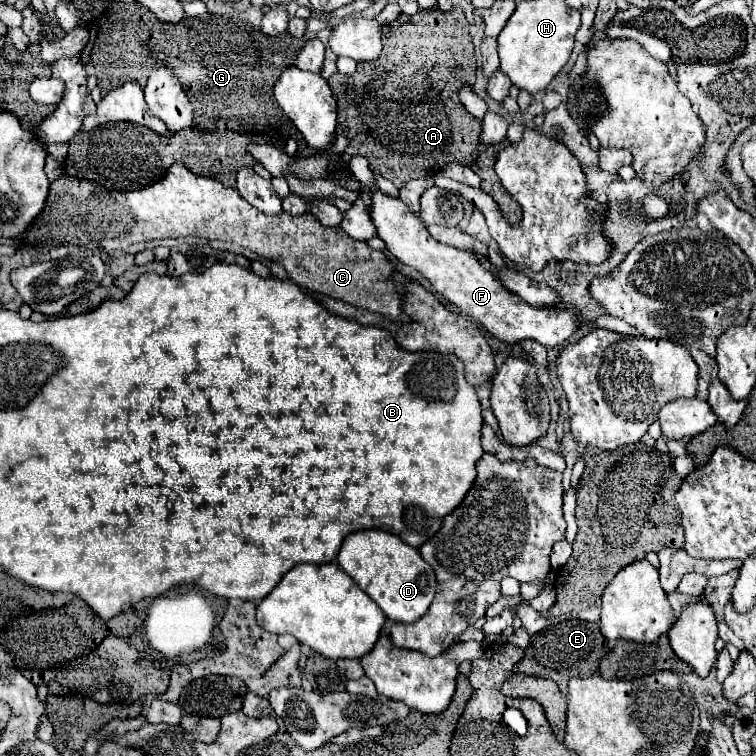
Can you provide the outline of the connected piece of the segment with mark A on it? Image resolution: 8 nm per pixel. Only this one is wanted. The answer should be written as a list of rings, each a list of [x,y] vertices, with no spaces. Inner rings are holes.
[[[400,14],[394,22],[390,22],[388,26],[382,28],[382,46],[384,46],[384,48],[382,48],[380,56],[378,56],[376,60],[372,60],[372,62],[358,62],[358,68],[356,68],[356,72],[354,72],[352,76],[344,76],[344,74],[340,74],[340,72],[332,76],[332,92],[348,92],[348,130],[344,130],[344,132],[348,134],[350,144],[348,144],[348,150],[346,150],[346,154],[344,154],[344,162],[348,162],[354,154],[362,154],[362,156],[368,158],[372,170],[380,172],[386,180],[394,182],[394,184],[400,188],[400,184],[406,184],[406,182],[412,180],[412,178],[420,178],[420,176],[424,176],[424,174],[434,174],[434,172],[440,170],[444,164],[458,160],[458,162],[462,162],[462,164],[468,164],[480,178],[486,178],[486,188],[482,188],[482,190],[488,192],[488,194],[492,194],[498,202],[504,202],[504,216],[506,216],[508,220],[520,220],[520,206],[512,200],[512,196],[508,196],[508,192],[504,190],[504,186],[500,184],[500,180],[498,180],[498,176],[496,176],[496,172],[494,172],[496,152],[498,152],[498,146],[500,146],[500,144],[494,144],[494,148],[492,148],[492,146],[484,146],[484,144],[480,142],[482,122],[480,122],[478,118],[474,118],[472,114],[468,114],[466,108],[462,106],[460,98],[458,98],[458,90],[462,88],[462,84],[464,84],[466,80],[474,78],[474,72],[476,72],[476,54],[474,54],[474,46],[472,46],[472,38],[470,38],[470,34],[468,34],[468,28],[438,28],[438,22],[422,22],[422,14],[416,14],[416,16],[404,16],[404,14]]]

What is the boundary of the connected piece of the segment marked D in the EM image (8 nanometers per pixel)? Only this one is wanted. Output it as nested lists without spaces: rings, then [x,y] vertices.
[[[384,530],[354,532],[344,538],[338,552],[340,568],[384,610],[390,622],[416,622],[422,618],[436,594],[436,578],[432,566],[420,552],[400,540],[400,536]]]

